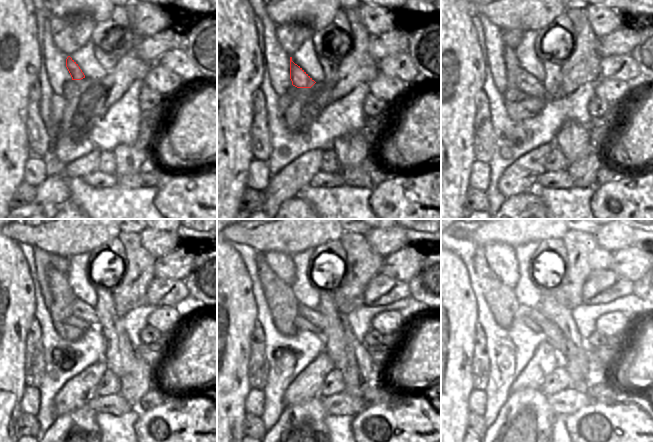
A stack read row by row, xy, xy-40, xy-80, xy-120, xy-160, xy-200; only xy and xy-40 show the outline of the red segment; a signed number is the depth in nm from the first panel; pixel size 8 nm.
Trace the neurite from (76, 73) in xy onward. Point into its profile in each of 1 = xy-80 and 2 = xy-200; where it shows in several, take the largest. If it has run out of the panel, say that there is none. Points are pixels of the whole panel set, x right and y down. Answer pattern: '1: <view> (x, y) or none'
1: xy-80 (525, 82)
2: xy-200 (550, 332)

